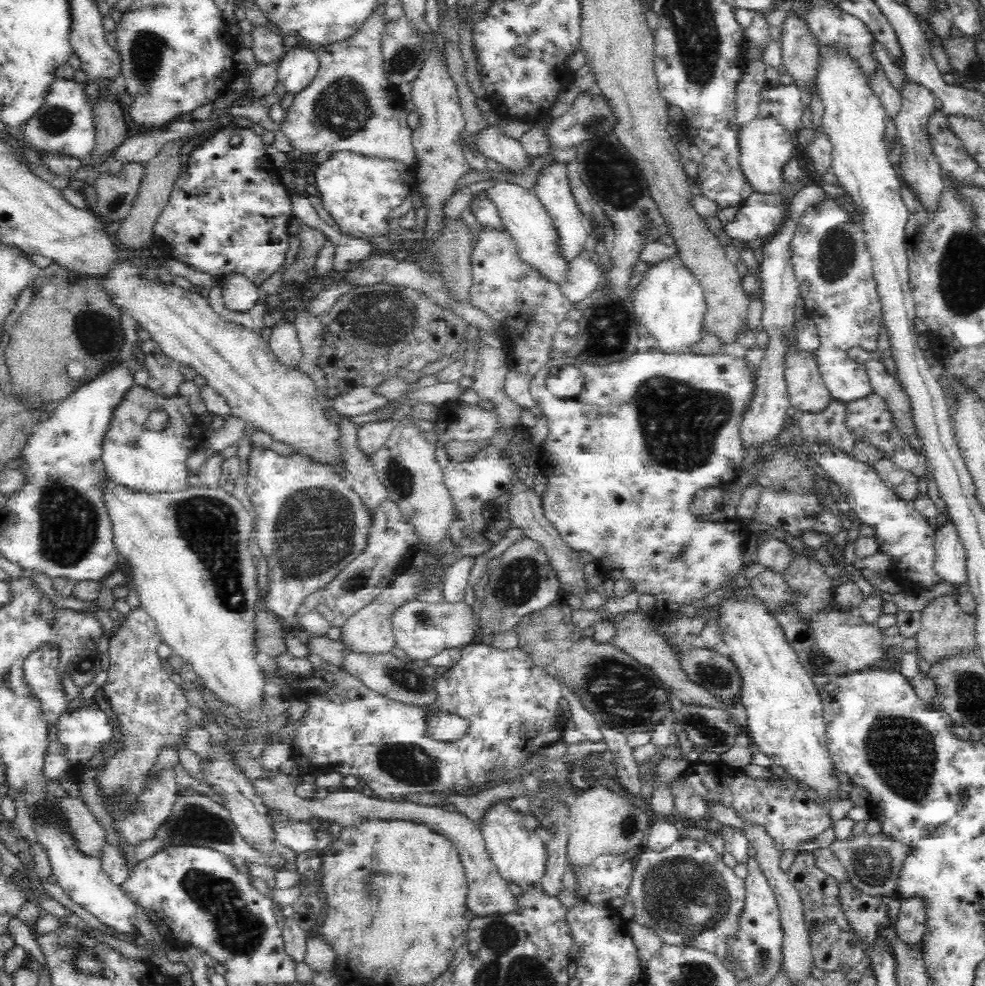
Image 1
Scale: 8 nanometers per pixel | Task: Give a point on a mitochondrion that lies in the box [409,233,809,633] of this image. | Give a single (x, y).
(681, 424)

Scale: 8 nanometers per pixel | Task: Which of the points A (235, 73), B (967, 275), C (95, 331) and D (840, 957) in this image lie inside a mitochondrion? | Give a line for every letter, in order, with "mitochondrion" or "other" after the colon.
A: other
B: mitochondrion
C: mitochondrion
D: other

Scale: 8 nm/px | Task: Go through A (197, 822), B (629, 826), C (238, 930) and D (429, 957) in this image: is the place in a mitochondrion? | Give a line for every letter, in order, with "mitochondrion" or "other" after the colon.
A: mitochondrion
B: mitochondrion
C: mitochondrion
D: other

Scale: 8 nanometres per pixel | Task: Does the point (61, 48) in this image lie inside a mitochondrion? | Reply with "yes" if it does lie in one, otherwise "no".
no

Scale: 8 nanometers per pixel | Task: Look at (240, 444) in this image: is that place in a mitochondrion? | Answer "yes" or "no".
no

